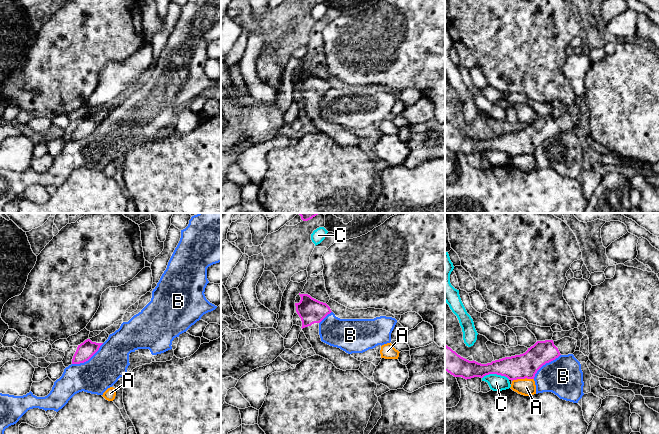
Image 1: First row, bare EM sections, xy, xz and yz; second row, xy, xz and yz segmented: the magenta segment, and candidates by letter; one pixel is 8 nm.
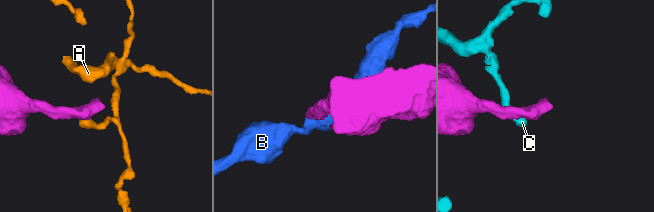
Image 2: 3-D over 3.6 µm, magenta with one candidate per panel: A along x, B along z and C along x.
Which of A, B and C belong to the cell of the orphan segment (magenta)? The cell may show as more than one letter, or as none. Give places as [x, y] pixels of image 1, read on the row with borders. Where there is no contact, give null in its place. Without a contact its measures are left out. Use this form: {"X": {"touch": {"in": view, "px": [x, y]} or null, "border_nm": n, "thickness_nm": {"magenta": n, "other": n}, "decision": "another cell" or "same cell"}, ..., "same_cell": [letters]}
{"A": {"touch": {"in": "yz", "px": [522, 378]}, "border_nm": 180, "thickness_nm": {"magenta": 200, "other": 140}, "decision": "another cell"}, "B": {"touch": {"in": "xy", "px": [88, 359]}, "border_nm": 300, "thickness_nm": {"magenta": 140, "other": 280}, "decision": "another cell"}, "C": {"touch": {"in": "yz", "px": [496, 373]}, "border_nm": 220, "thickness_nm": {"magenta": 200, "other": 130}, "decision": "another cell"}, "same_cell": []}

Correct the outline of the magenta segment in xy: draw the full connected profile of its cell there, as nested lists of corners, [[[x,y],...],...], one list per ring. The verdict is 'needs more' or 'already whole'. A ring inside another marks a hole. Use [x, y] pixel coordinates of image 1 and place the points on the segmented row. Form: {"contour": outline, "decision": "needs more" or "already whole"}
{"contour": [[[102,331],[99,335],[85,340],[78,345],[73,356],[72,364],[80,364],[88,361],[100,348],[100,346],[108,339],[109,334]]], "decision": "needs more"}

